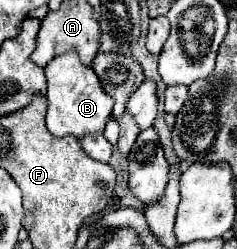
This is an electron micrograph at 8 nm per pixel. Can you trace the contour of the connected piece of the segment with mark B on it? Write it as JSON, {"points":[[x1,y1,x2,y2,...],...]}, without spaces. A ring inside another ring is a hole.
{"points":[[67,52,57,56,45,66,45,76,47,76,47,100,49,100,47,130,53,136,81,138,105,130,105,124,111,118,113,98,105,94,91,66,83,66,75,52]]}

